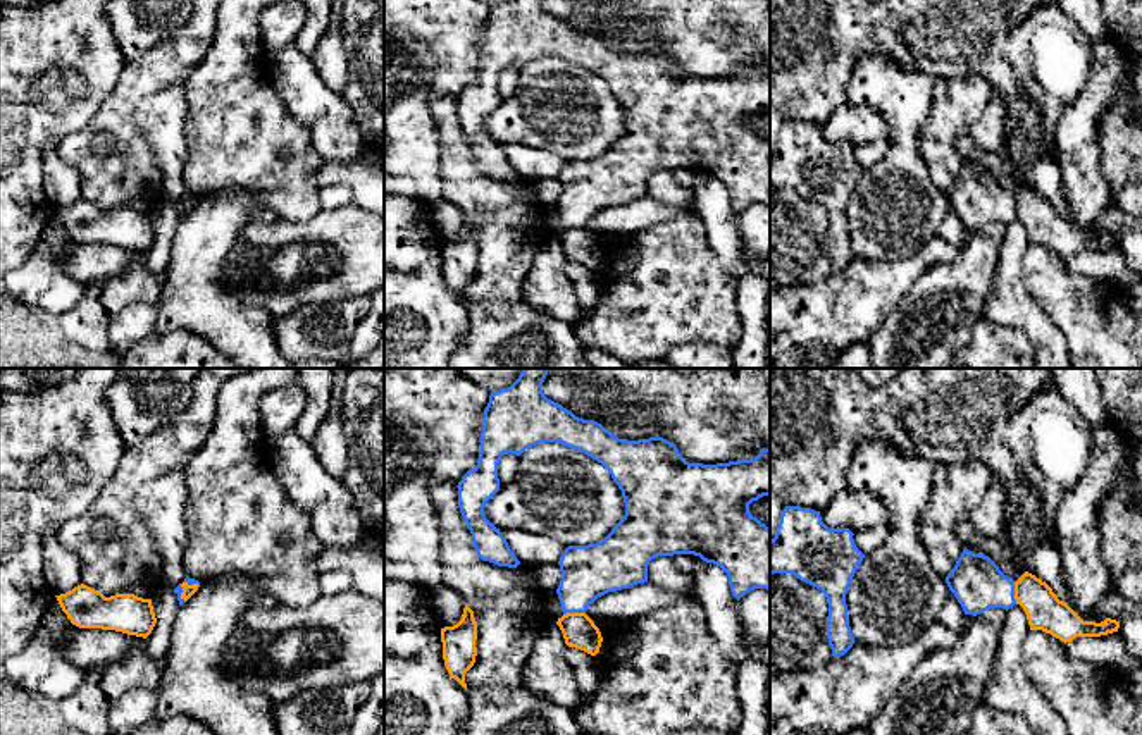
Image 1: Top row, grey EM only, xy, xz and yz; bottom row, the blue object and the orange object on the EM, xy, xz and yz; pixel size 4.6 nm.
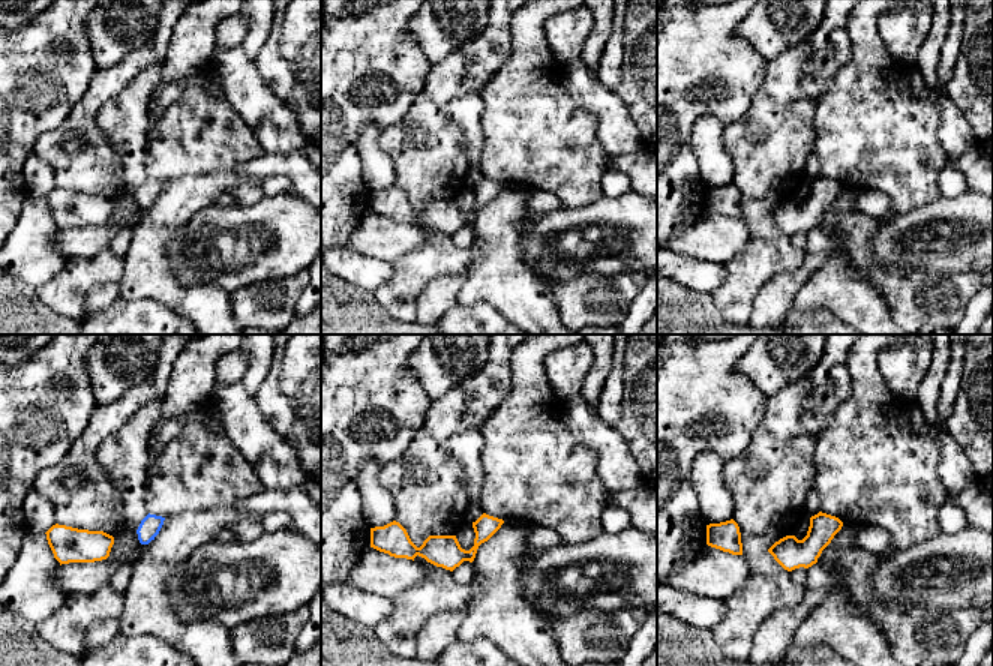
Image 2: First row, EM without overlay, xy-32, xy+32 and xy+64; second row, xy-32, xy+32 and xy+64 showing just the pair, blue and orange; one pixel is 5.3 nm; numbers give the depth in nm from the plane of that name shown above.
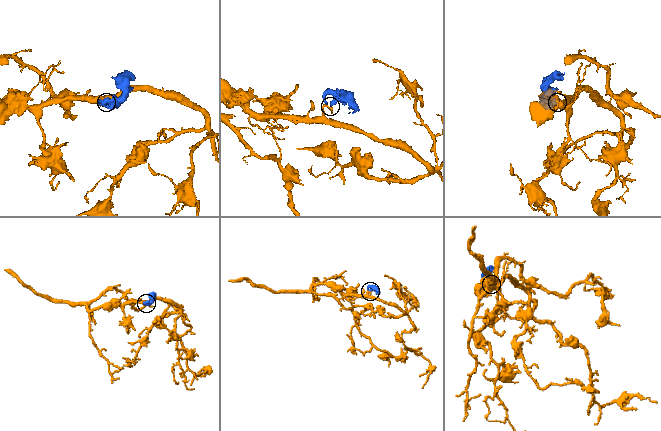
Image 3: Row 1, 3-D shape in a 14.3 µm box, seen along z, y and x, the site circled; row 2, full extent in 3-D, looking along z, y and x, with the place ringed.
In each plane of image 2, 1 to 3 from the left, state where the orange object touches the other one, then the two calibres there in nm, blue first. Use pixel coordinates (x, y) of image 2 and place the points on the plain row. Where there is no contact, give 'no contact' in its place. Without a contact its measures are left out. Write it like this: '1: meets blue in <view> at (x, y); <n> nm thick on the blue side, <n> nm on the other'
1: no contact
2: no contact
3: no contact

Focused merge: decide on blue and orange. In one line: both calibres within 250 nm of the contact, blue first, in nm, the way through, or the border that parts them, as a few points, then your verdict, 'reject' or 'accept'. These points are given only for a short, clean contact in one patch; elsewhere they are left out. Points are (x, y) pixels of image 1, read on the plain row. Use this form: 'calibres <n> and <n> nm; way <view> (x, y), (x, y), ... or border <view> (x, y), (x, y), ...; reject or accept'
calibres 260 and 160 nm; reject

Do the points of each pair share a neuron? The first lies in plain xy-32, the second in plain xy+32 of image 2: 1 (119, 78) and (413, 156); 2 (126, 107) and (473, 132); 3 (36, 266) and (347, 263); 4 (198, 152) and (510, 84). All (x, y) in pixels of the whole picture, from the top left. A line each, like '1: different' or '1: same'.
1: same
2: same
3: same
4: same

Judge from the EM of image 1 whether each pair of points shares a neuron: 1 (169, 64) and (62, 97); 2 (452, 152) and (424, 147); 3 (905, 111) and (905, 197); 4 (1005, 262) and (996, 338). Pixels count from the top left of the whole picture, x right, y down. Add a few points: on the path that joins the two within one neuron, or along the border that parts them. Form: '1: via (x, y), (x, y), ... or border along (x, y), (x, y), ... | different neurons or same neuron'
1: border along (128, 61), (114, 90), (95, 114) | different neurons
2: border along (440, 133), (441, 191) | different neurons
3: via (905, 131), (905, 176) | same neuron
4: border along (982, 317), (1022, 331), (1032, 348) | different neurons

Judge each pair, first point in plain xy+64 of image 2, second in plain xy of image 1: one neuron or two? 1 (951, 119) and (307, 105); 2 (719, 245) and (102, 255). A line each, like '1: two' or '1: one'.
1: one
2: one

